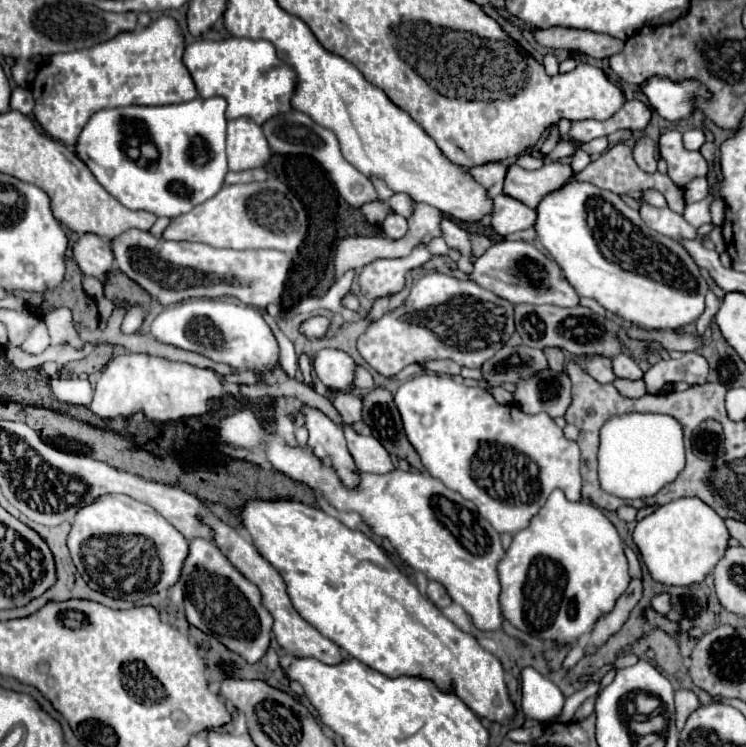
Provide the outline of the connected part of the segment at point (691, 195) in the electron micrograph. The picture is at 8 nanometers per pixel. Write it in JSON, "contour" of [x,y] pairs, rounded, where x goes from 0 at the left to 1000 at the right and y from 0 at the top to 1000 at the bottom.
{"contour":[[[945,237],[940,240],[929,240],[926,245],[921,245],[916,250],[916,261],[918,261],[918,272],[932,272],[932,269],[940,269],[945,266],[950,258],[950,245]]]}

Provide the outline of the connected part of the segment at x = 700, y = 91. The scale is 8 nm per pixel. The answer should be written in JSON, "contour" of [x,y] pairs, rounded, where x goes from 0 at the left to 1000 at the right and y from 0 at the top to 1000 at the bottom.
{"contour":[[[875,103],[859,119],[870,130],[873,143],[894,162],[908,162],[908,159],[924,157],[932,149],[932,143],[929,143],[932,127],[950,130],[945,116],[937,114],[934,108],[902,111],[897,106]]]}

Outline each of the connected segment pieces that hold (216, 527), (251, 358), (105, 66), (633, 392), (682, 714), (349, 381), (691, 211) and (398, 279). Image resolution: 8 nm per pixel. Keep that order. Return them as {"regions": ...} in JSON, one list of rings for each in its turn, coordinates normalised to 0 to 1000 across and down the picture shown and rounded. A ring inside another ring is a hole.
{"regions":[[[[275,687],[275,689],[267,689],[267,697],[272,703],[277,703],[283,711],[286,711],[286,727],[304,743],[304,748],[310,751],[310,756],[328,772],[334,775],[336,780],[342,780],[347,786],[347,794],[350,794],[350,807],[353,813],[363,821],[363,826],[369,829],[366,834],[366,847],[369,847],[369,855],[371,861],[385,869],[390,877],[401,877],[401,880],[422,880],[433,888],[457,888],[462,882],[460,871],[438,853],[433,853],[420,837],[414,837],[398,818],[395,813],[390,810],[387,799],[385,799],[385,791],[382,791],[382,780],[374,770],[374,764],[358,754],[347,740],[345,735],[339,732],[339,724],[334,719],[334,714],[328,708],[315,708],[315,705],[307,705],[304,700],[299,700],[294,692],[288,692],[286,687]]],[[[256,400],[221,411],[202,432],[202,446],[210,456],[269,473],[291,486],[312,489],[315,494],[363,497],[374,489],[374,465],[366,443],[353,430],[345,414],[294,400]]],[[[213,23],[210,28],[202,28],[202,33],[184,39],[184,41],[165,41],[154,47],[154,52],[146,52],[143,58],[133,58],[119,66],[92,68],[92,71],[74,71],[68,74],[66,84],[55,87],[50,95],[50,103],[42,111],[42,124],[47,133],[44,141],[44,157],[58,170],[63,181],[68,181],[76,189],[84,189],[87,194],[101,194],[106,175],[117,167],[117,159],[127,149],[149,146],[149,143],[170,143],[170,141],[227,141],[227,138],[248,138],[261,133],[267,124],[261,119],[261,111],[245,87],[245,68],[248,68],[248,52],[243,44],[240,31],[232,23]]],[[[824,507],[822,515],[832,523],[832,529],[838,531],[862,531],[867,526],[867,518],[862,513],[862,507],[854,507],[854,510],[846,510],[846,507]]],[[[908,922],[905,925],[905,946],[908,946],[908,976],[913,979],[921,960],[937,946],[937,936],[924,922]]],[[[428,467],[417,483],[433,515],[454,523],[465,523],[473,515],[476,483],[465,473],[452,467]]],[[[929,274],[916,282],[916,290],[918,290],[918,296],[924,296],[929,304],[940,304],[942,299],[953,299],[950,282],[942,282],[942,280],[929,277]]],[[[562,325],[546,344],[538,347],[503,347],[484,360],[479,368],[479,382],[484,395],[492,400],[505,400],[513,395],[527,395],[540,387],[543,365],[559,360],[578,347],[572,328]]]]}

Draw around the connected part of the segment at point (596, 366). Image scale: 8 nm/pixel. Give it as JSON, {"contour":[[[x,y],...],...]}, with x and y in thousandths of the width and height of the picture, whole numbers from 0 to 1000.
{"contour":[[[792,475],[792,481],[784,481],[784,497],[803,513],[819,513],[824,507],[819,481],[808,481],[808,475]]]}

